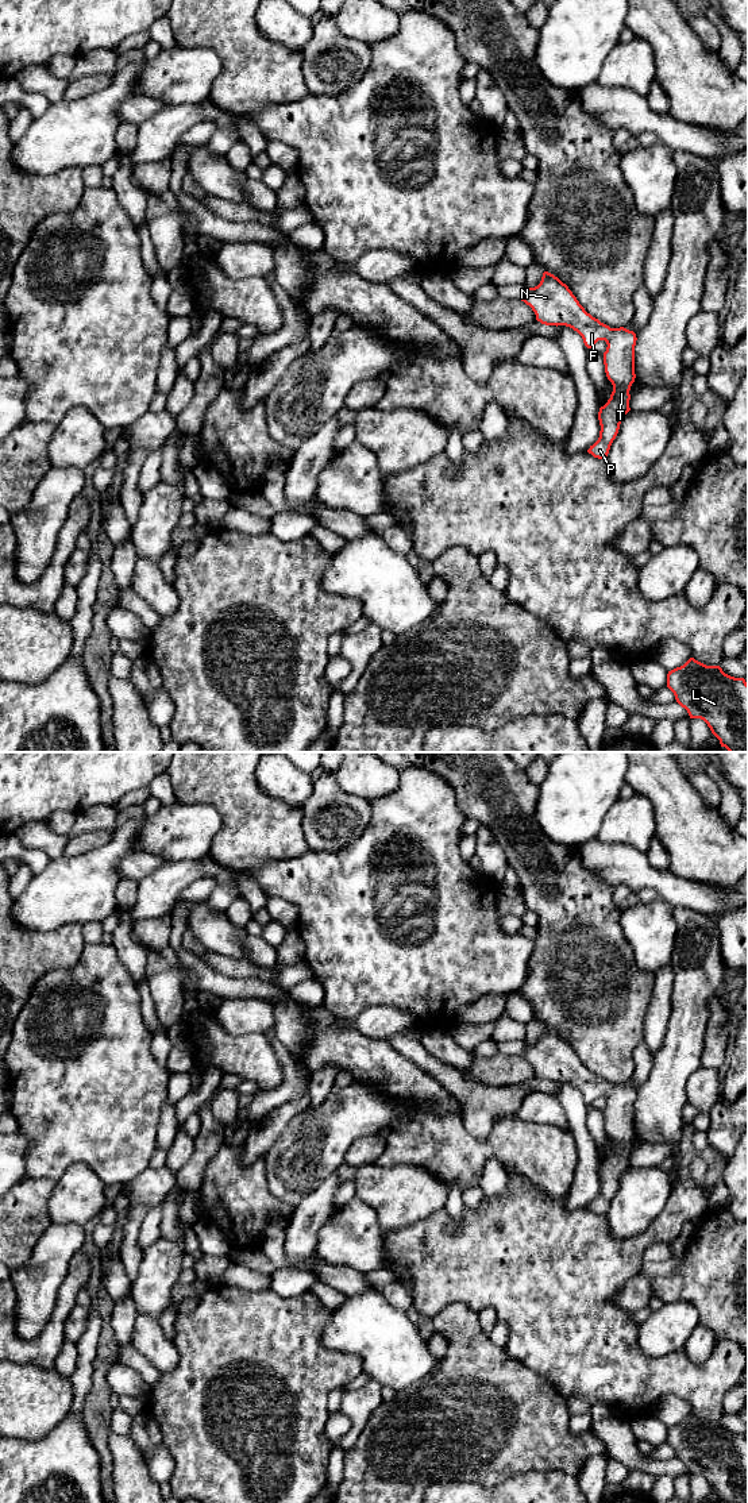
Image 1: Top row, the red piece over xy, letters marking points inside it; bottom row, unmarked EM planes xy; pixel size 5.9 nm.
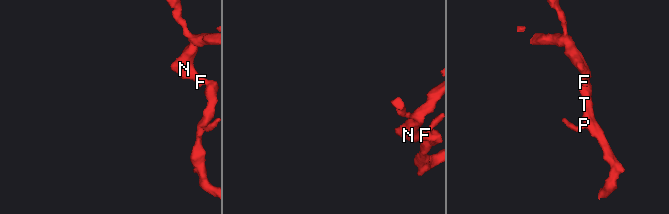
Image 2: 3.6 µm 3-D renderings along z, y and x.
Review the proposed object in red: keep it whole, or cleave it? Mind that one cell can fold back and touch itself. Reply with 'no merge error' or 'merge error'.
no merge error

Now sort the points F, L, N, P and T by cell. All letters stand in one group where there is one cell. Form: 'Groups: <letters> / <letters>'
Groups: F L N P T

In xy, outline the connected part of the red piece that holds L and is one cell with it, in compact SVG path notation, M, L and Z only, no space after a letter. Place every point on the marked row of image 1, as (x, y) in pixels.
M690 658L667 674L667 687L690 718L701 718L729 752L748 752L748 683Z

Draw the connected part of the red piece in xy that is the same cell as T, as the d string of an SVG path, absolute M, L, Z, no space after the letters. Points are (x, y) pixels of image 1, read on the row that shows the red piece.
M544 271L540 284L528 288L520 300L532 308L536 320L541 324L566 325L577 331L587 348L591 348L598 340L606 342L604 365L613 392L598 412L599 438L587 450L594 458L605 460L618 433L622 417L631 411L629 390L636 378L636 334L624 327L610 328L593 317L579 304L568 286L548 271Z

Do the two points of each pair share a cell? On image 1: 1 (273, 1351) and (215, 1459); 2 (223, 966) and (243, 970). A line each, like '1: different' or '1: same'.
1: same
2: same

